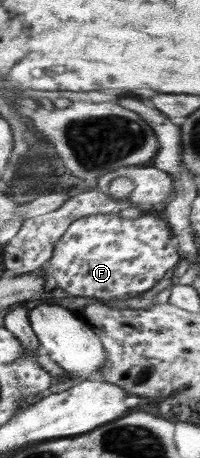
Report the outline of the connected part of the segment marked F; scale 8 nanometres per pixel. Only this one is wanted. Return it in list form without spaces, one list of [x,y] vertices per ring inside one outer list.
[[[89,215],[69,225],[61,239],[55,243],[46,266],[40,268],[40,274],[50,284],[47,290],[50,290],[51,295],[47,293],[48,297],[93,297],[109,304],[112,300],[131,299],[138,293],[149,291],[180,259],[173,233],[165,219],[155,215],[141,215],[139,219],[121,219],[119,215]]]

